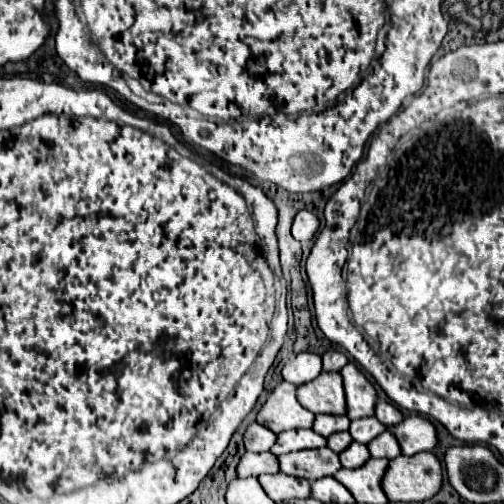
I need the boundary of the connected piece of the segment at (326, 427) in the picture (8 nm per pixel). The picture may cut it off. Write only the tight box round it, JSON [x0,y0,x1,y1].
[314,415,350,437]

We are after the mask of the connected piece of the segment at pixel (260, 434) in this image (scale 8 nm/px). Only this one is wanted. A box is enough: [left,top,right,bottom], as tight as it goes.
[244,423,276,453]

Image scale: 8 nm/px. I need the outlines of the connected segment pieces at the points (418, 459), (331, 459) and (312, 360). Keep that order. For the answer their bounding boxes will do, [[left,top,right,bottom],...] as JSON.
[[382,451,442,501],[278,447,342,481],[282,353,322,387]]

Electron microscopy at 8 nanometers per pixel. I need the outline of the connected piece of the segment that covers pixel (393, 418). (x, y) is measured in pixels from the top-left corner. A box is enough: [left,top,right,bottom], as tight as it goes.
[376,401,404,429]

